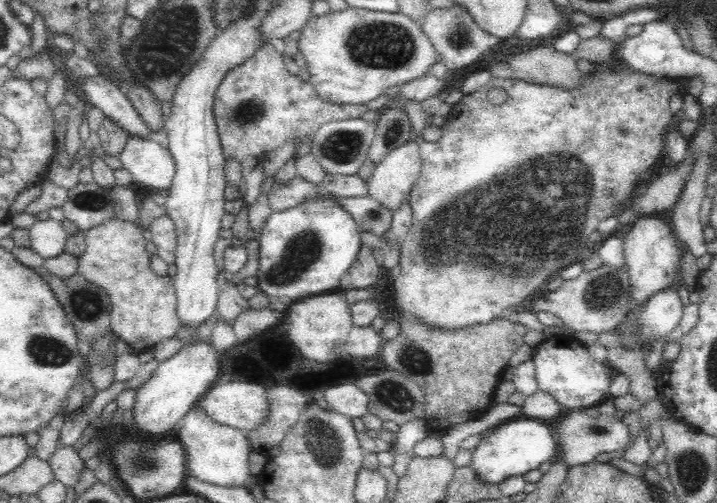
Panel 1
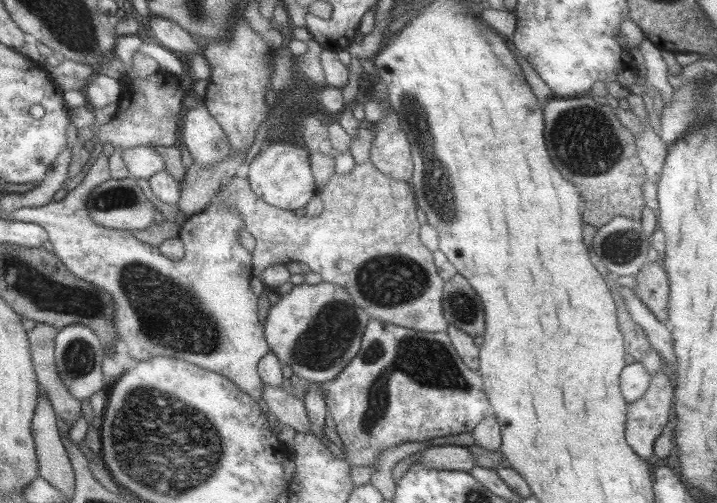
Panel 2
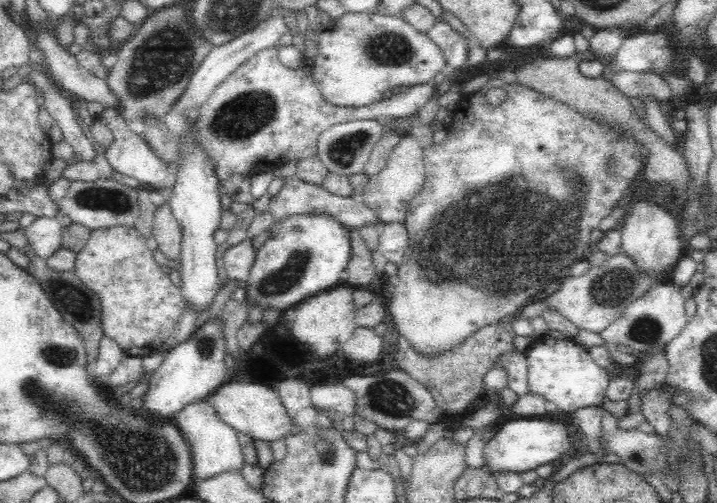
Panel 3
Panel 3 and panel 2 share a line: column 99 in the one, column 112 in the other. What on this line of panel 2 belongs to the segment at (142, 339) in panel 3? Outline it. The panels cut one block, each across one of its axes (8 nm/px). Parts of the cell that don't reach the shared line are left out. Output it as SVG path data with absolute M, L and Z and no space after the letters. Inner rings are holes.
M99 155L86 171L82 181L61 200L38 207L21 207L9 211L11 221L33 222L45 229L54 254L75 277L89 282L109 293L115 305L113 325L117 337L127 346L127 354L136 361L153 356L171 356L200 366L202 369L223 375L257 401L261 398L261 382L257 363L270 352L264 339L263 328L257 319L257 295L251 290L252 254L237 241L237 232L245 228L237 209L229 209L225 201L213 197L211 202L196 215L188 215L181 224L184 256L173 261L162 256L157 247L149 246L129 231L99 226L87 214L87 197L95 186L110 178L108 158Z

